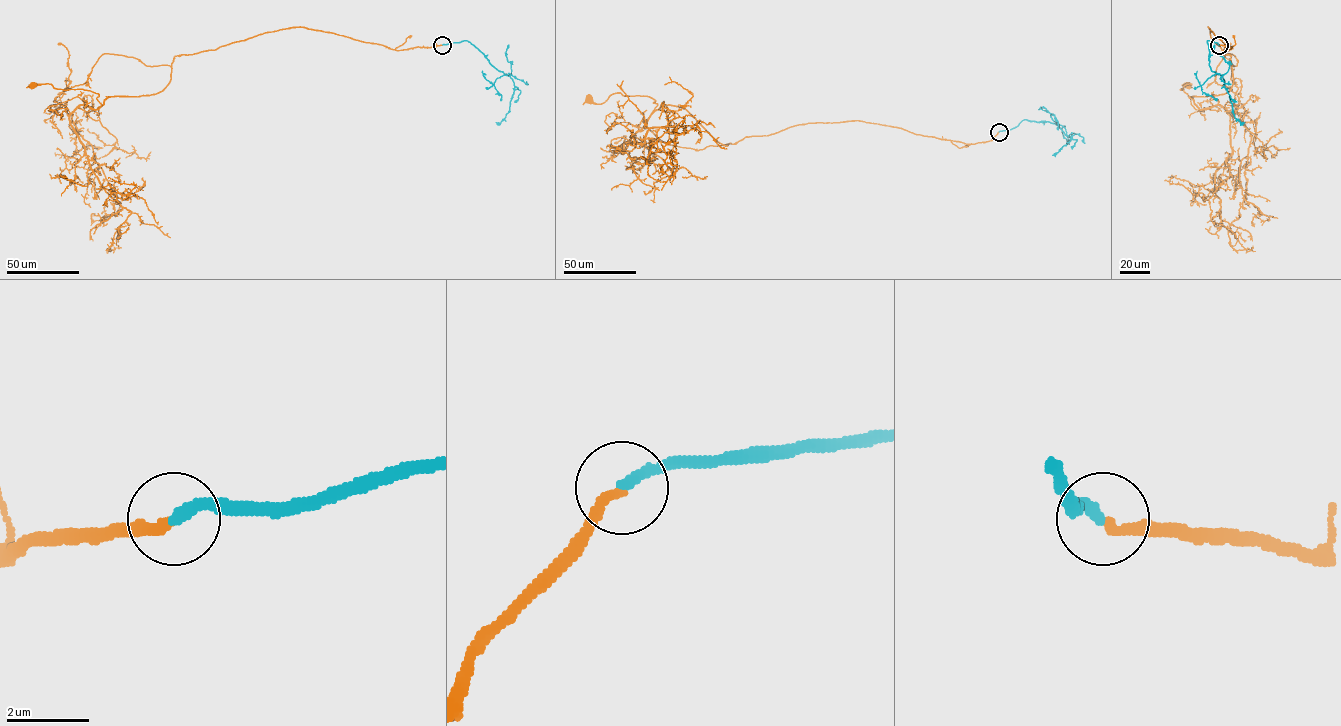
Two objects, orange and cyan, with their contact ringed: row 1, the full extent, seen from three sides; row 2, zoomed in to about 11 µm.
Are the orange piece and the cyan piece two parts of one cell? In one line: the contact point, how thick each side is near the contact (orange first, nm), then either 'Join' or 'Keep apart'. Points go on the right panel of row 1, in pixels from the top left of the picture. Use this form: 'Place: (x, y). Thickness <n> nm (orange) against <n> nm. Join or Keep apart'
Place: (1219, 45). Thickness 240 nm (orange) against 280 nm. Join

